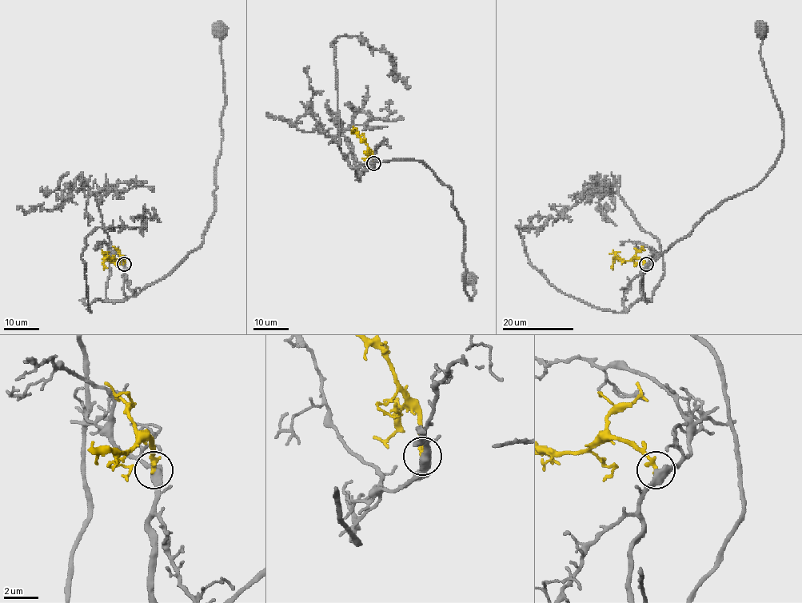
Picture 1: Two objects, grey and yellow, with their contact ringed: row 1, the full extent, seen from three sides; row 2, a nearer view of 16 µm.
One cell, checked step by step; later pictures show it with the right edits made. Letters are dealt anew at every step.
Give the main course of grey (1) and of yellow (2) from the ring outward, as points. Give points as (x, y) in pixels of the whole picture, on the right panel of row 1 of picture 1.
1: (646, 264), (644, 297), (643, 272), (725, 200), (752, 188), (778, 157), (781, 112), (760, 53), (758, 30)
2: (646, 265), (640, 259), (620, 260), (616, 257), (612, 267)

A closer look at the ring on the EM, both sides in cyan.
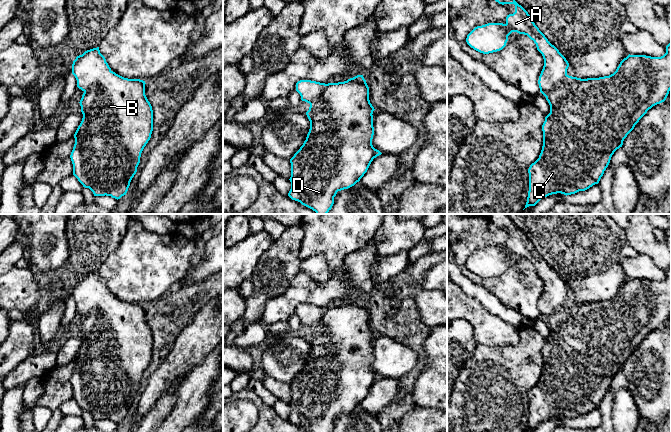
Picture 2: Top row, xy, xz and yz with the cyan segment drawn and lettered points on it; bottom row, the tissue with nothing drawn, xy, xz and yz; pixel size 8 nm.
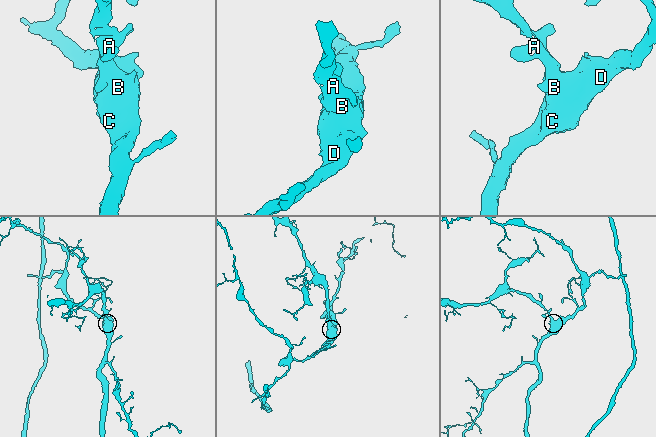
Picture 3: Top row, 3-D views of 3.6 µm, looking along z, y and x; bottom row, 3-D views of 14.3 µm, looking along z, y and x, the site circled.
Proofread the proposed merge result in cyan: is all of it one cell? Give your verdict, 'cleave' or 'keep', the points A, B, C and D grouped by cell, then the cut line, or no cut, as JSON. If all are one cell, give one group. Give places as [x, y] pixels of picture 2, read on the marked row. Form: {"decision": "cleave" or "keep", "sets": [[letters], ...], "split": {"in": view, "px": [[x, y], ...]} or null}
{"decision": "keep", "sets": [["A", "B", "C", "D"]], "split": null}

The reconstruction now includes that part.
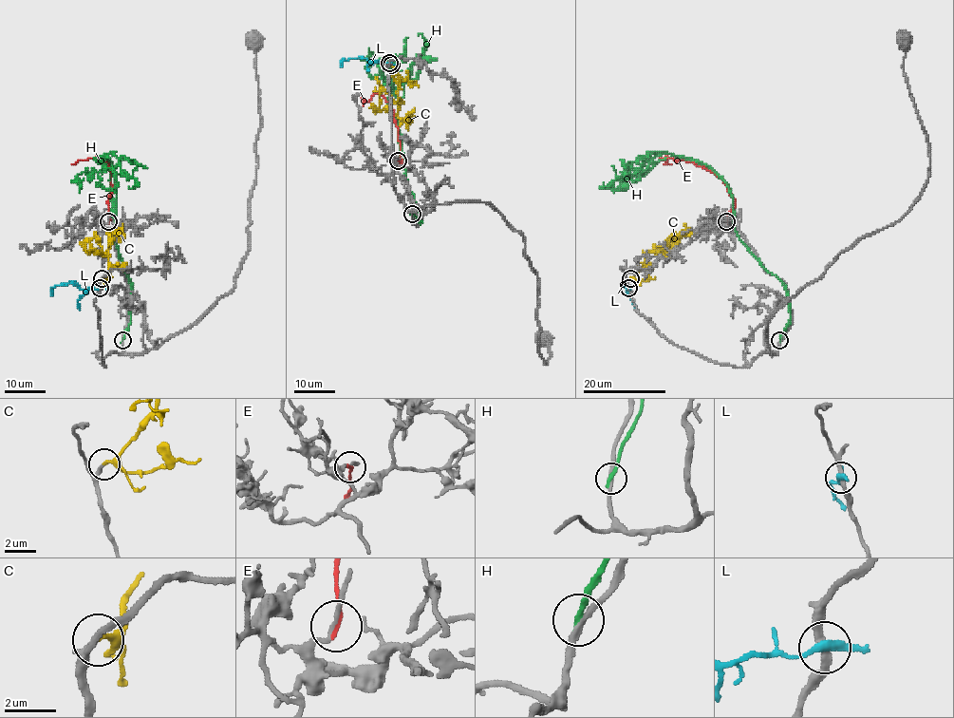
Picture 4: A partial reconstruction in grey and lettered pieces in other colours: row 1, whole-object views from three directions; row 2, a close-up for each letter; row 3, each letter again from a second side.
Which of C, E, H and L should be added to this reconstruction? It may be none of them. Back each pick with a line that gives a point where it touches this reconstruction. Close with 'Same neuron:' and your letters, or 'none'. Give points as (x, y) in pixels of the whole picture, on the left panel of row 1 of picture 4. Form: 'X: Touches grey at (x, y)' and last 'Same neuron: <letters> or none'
C: Touches grey at (102, 278)
Same neuron: C

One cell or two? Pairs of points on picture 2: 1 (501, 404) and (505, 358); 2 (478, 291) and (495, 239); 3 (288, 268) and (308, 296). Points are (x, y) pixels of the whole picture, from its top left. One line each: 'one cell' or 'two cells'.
1: one cell
2: two cells
3: two cells

